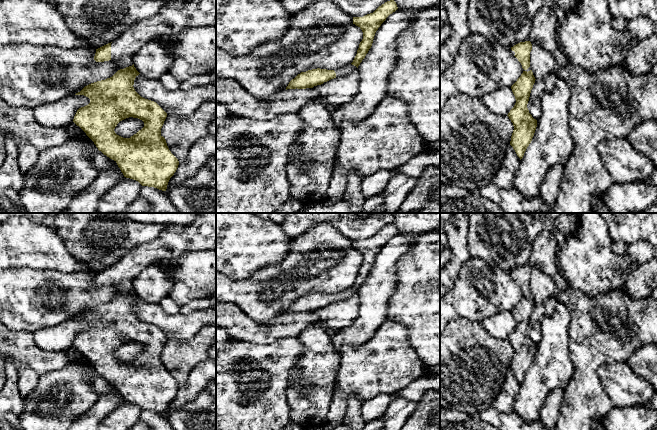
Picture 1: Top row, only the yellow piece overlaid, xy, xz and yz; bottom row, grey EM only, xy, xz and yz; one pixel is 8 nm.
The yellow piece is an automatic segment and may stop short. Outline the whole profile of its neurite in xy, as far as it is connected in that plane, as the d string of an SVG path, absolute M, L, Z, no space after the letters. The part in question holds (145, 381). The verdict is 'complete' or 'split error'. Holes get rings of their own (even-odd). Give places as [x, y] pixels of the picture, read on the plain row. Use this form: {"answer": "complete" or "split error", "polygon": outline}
{"answer": "split error", "polygon": "M196 213L191 224L166 226L155 240L139 244L115 265L96 273L96 286L112 284L119 294L112 301L91 307L75 318L88 321L90 327L77 334L73 346L86 357L99 375L117 387L124 401L136 404L142 410L166 415L179 389L161 359L167 337L156 326L141 321L133 311L135 302L140 298L133 288L135 278L157 261L174 259L187 252L215 249L216 213ZM129 341L142 344L144 351L130 362L123 362L114 353L120 345Z"}

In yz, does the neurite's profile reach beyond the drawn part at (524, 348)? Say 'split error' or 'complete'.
split error

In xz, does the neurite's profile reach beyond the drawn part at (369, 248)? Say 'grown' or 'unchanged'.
grown

